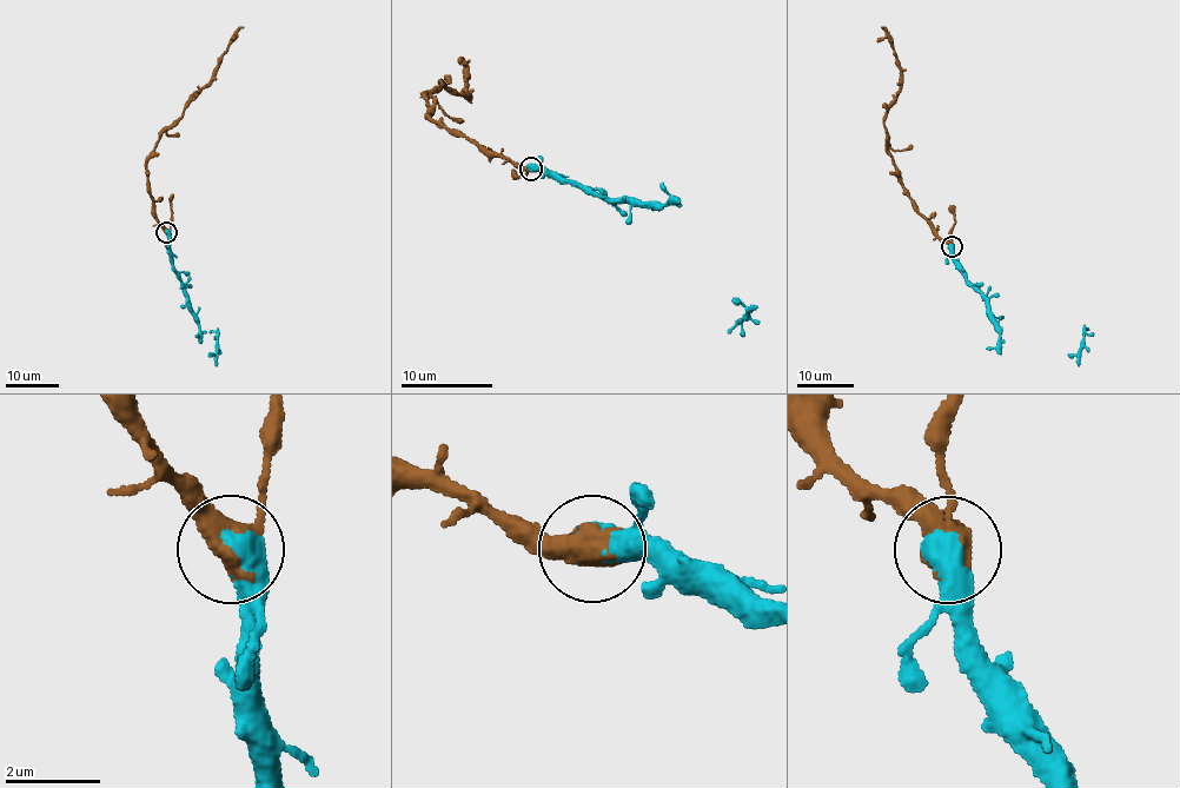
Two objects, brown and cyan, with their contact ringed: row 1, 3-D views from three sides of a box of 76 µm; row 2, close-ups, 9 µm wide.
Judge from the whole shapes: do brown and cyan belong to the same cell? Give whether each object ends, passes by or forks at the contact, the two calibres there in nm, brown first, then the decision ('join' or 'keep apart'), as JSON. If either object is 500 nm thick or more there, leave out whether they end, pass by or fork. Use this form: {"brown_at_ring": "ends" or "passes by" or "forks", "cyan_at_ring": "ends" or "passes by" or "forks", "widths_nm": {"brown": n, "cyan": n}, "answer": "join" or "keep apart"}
{"widths_nm": {"brown": 500, "cyan": 700}, "answer": "join"}

